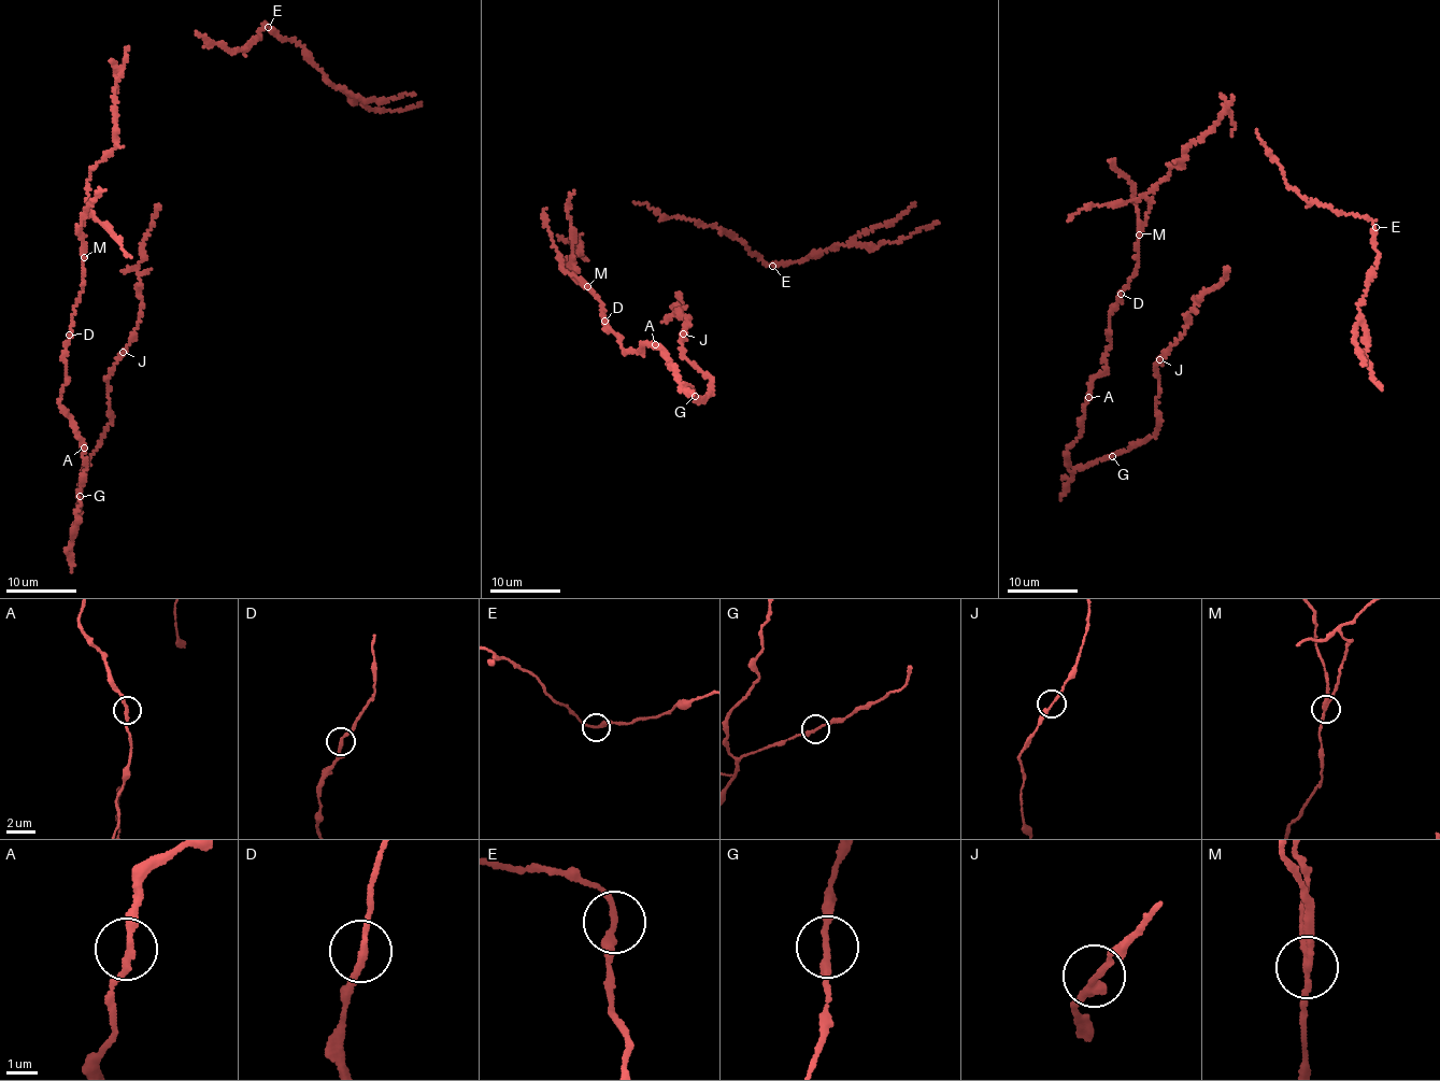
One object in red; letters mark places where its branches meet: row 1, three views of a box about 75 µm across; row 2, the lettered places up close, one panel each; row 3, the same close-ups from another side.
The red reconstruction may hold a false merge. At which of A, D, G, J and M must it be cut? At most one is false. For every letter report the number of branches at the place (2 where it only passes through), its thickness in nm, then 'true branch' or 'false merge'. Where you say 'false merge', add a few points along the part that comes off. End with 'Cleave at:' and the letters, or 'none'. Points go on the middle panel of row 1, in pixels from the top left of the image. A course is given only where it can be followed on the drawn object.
A: branches 2; calibre 200 nm; true branch
D: branches 2; calibre 200 nm; true branch
G: branches 2; calibre 200 nm; true branch
J: branches 2; calibre 190 nm; true branch
M: branches 2; calibre 200 nm; false merge
Cleave at: M

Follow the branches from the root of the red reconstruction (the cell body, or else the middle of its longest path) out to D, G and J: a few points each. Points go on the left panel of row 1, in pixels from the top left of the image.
D: (83, 271), (82, 292), (69, 335)
G: (83, 271), (82, 292), (66, 345), (67, 373), (60, 402), (74, 424), (85, 458), (72, 535), (80, 496)
J: (83, 271), (60, 402), (85, 458), (72, 535), (82, 477), (112, 417), (108, 375), (122, 351)

